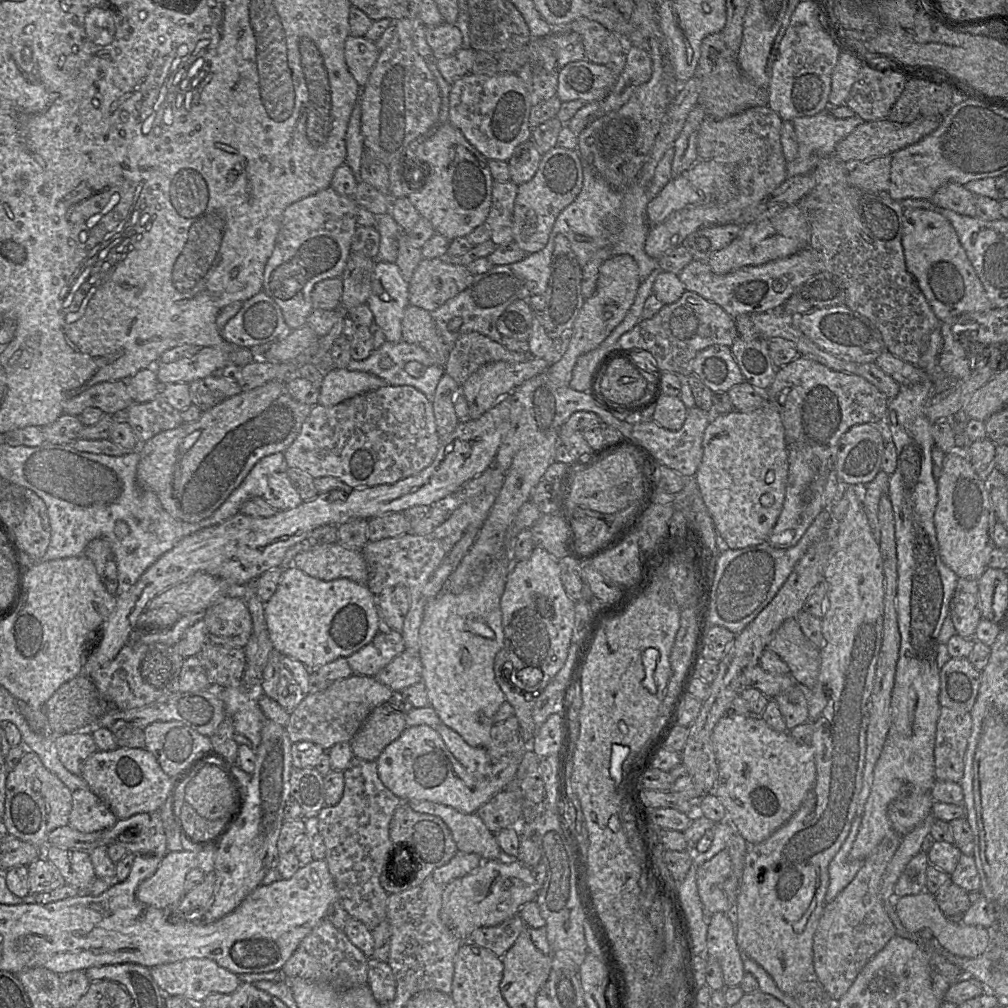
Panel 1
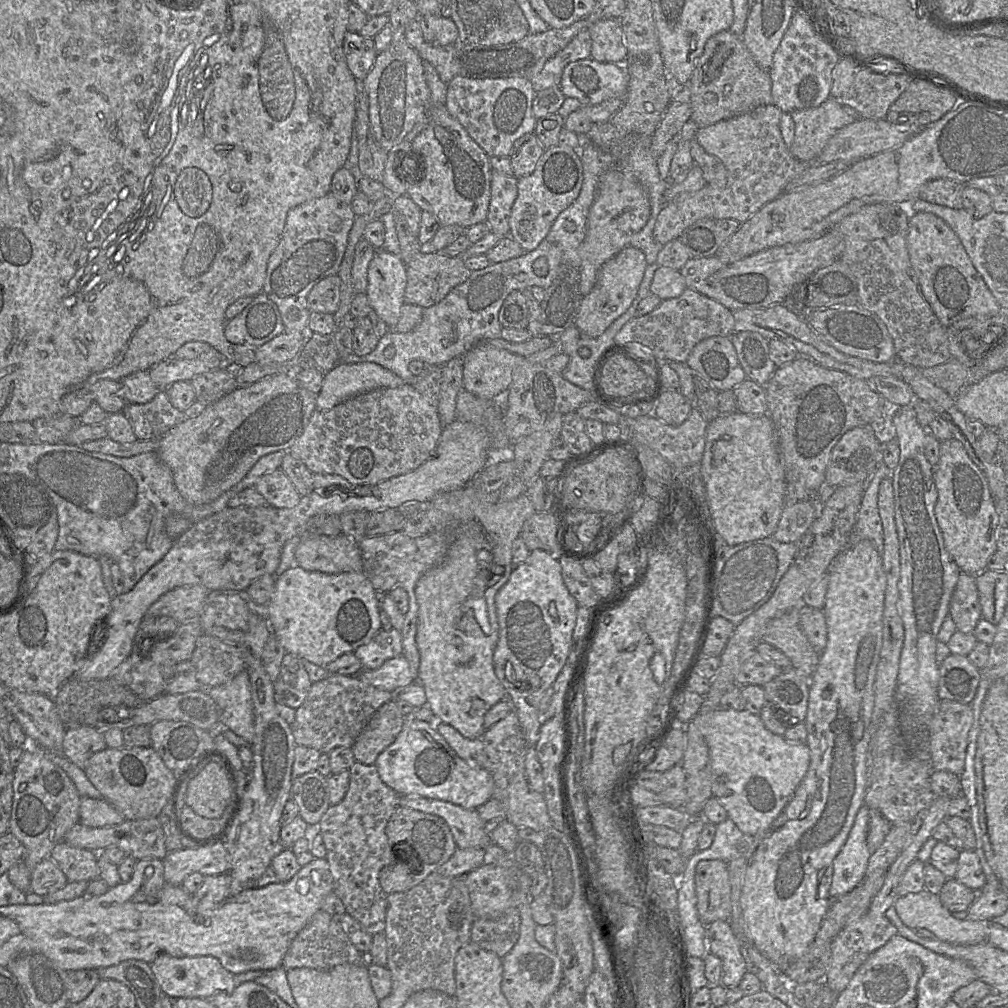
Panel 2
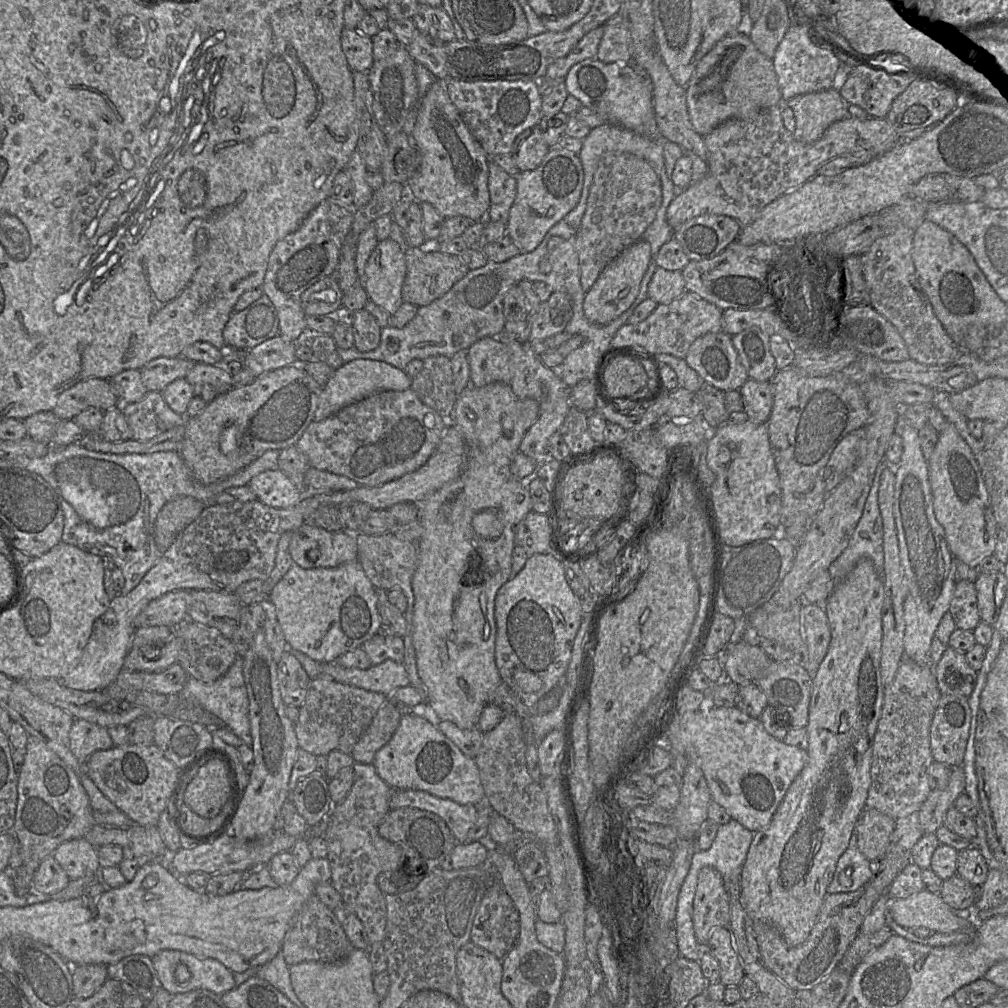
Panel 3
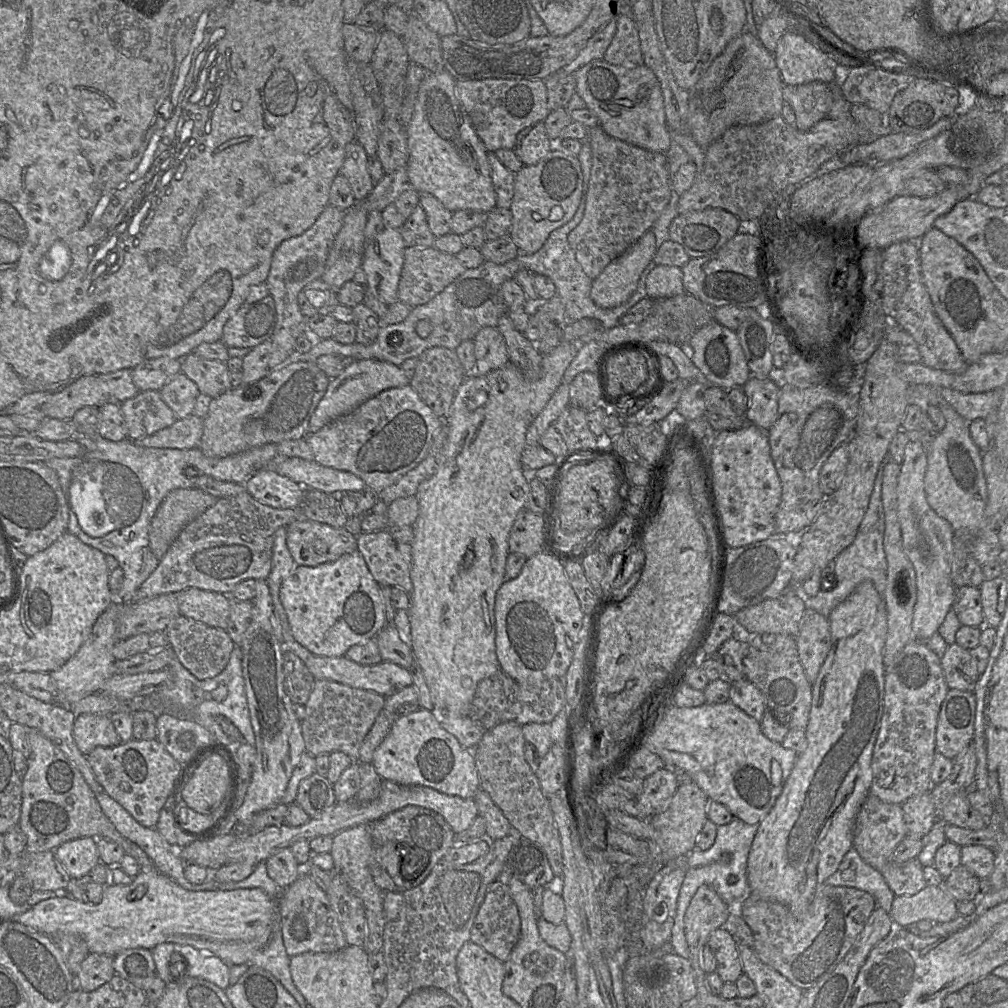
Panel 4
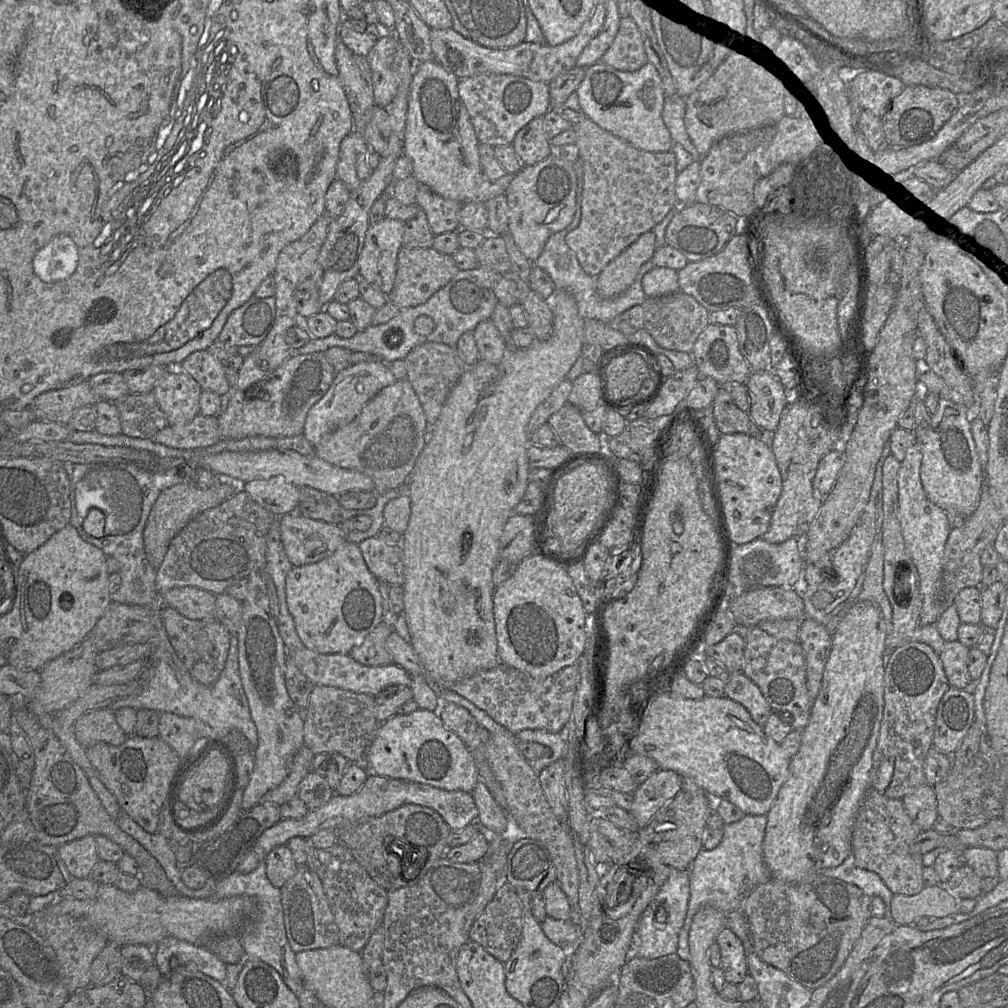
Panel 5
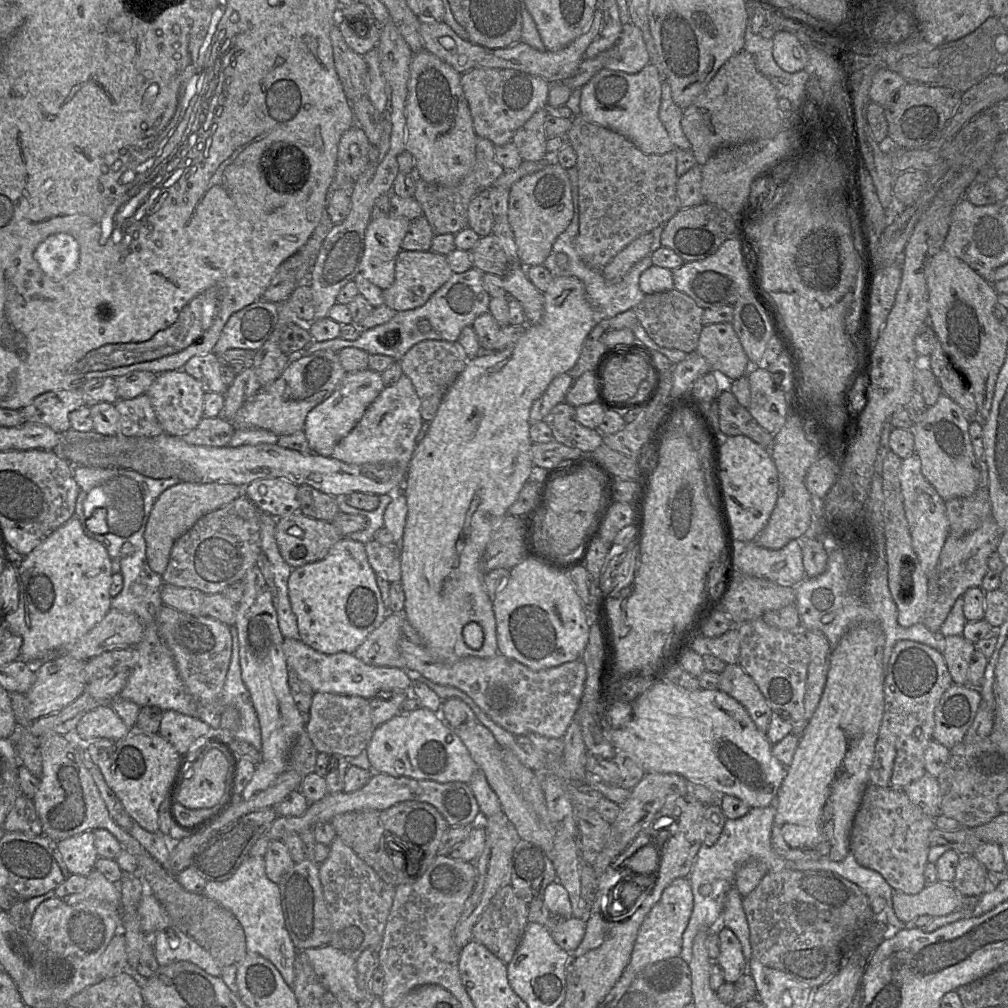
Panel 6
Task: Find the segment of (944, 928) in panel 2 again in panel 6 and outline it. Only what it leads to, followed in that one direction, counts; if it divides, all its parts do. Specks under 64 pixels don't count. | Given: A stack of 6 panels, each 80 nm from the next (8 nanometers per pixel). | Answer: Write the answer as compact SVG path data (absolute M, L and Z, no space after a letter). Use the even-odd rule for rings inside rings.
M936 881L916 894L893 889L892 905L896 917L910 923L922 915L942 916L960 907L960 895L951 882Z

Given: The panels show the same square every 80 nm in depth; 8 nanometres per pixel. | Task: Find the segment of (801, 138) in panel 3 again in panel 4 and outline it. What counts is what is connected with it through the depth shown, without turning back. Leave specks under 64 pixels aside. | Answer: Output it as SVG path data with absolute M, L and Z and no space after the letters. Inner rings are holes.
M813 81L800 85L783 86L783 100L794 111L795 127L808 131L827 118L833 102L832 84Z

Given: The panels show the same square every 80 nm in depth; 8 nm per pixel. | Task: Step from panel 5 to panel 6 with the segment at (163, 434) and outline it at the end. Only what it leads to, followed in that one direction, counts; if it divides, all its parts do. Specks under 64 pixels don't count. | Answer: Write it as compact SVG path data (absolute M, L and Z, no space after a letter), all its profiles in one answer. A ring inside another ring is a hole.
M204 416L196 428L178 437L191 445L224 447L228 446L235 431L232 423L222 416Z

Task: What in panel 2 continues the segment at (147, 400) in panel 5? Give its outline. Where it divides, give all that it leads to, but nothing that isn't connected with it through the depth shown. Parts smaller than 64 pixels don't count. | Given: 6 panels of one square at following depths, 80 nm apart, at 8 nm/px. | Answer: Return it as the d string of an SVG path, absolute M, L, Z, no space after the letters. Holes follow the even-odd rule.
M159 390L155 397L145 404L128 404L124 412L138 440L159 440L168 430L187 419L183 411L170 403L166 390Z

